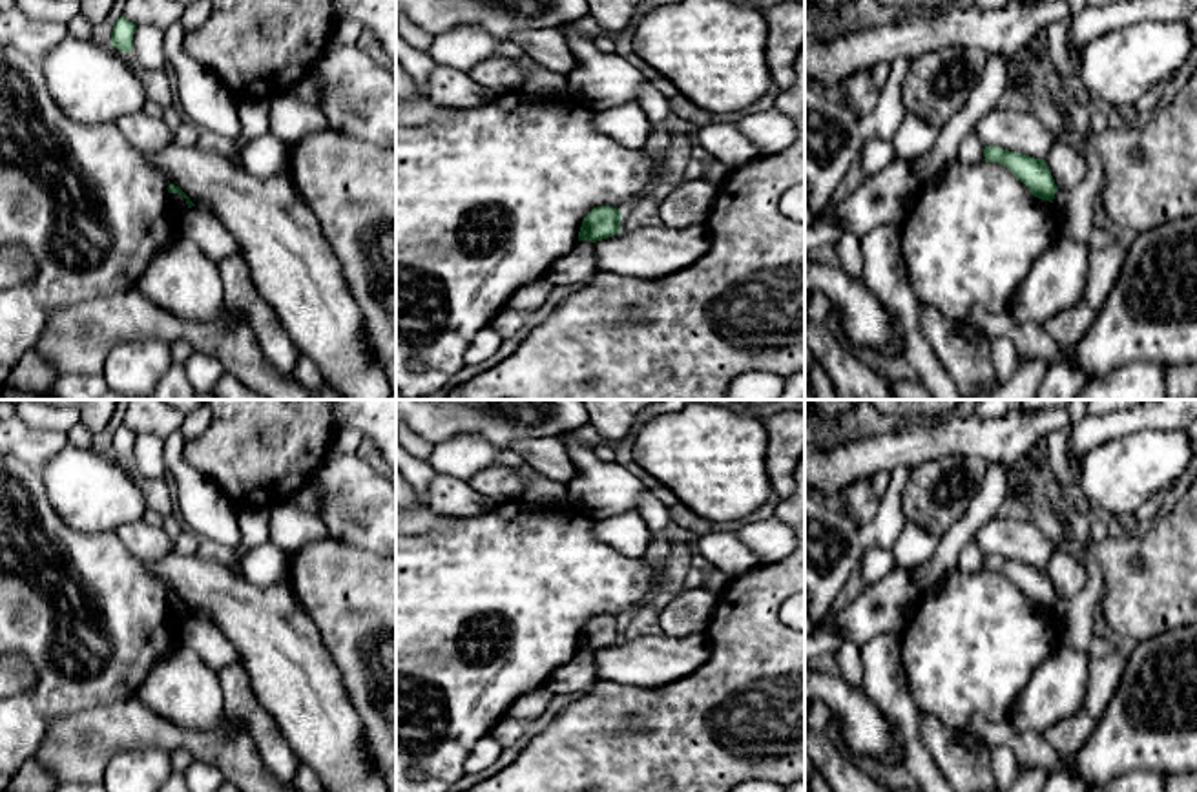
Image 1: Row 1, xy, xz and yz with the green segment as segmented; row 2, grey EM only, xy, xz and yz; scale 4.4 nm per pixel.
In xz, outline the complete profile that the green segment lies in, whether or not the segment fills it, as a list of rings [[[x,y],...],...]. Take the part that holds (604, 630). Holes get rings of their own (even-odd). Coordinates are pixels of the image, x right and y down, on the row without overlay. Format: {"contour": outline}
{"contour": [[[597,615],[582,630],[578,650],[602,650],[617,644],[620,637],[622,620],[613,615]]]}

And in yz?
{"contour": [[[985,555],[985,571],[1004,573],[1038,608],[1053,611],[1058,600],[1051,578],[1044,568],[1035,568],[996,555]]]}

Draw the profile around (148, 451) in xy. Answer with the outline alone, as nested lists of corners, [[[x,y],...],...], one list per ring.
[[[141,434],[133,443],[133,465],[150,480],[166,478],[164,460],[166,440],[153,434]]]

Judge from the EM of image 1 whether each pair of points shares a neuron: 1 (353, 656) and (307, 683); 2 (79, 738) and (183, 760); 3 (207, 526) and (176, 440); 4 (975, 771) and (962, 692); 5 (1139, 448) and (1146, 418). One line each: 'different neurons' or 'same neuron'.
1: different neurons
2: different neurons
3: same neuron
4: different neurons
5: different neurons

